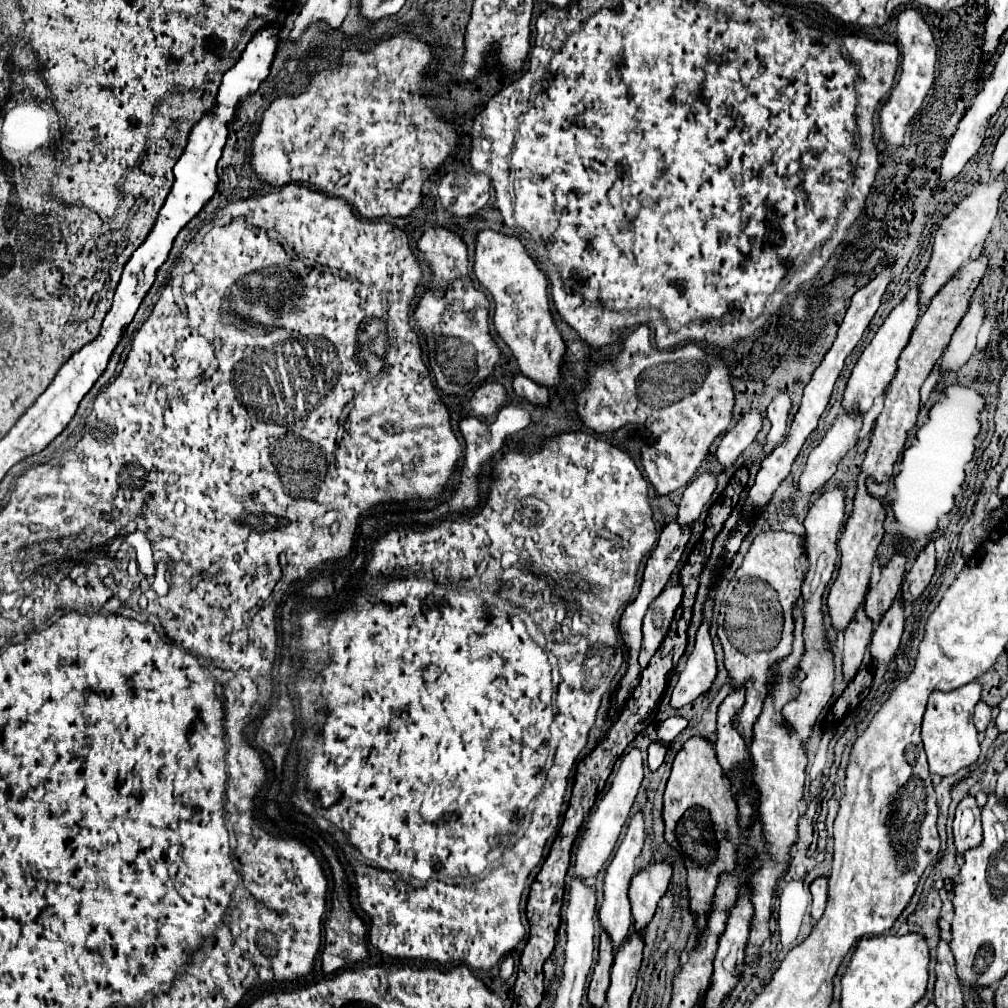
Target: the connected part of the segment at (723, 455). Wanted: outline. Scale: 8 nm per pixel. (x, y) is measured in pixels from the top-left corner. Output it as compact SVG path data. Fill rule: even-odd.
M755 411L745 413L741 417L741 421L723 435L723 439L715 451L715 457L721 463L721 467L723 469L731 467L735 463L735 459L741 455L741 451L747 449L749 443L757 437L759 431L761 431L761 415Z

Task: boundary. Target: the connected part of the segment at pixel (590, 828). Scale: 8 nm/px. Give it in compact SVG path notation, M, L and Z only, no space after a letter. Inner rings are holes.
M631 749L621 761L621 767L613 779L611 789L605 793L605 797L601 799L597 809L587 817L585 829L581 831L577 855L575 855L575 859L577 859L575 875L579 875L581 879L595 877L599 873L599 869L603 867L603 863L609 859L609 855L621 835L621 827L625 825L625 821L629 817L629 811L633 807L633 801L635 801L641 781L643 781L643 753L641 753L641 749Z

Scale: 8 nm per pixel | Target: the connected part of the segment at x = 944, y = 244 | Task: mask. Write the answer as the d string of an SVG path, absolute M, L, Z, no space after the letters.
M1003 175L997 179L991 179L987 183L981 183L965 201L961 201L957 205L955 211L951 211L945 217L945 221L937 229L937 235L933 241L933 253L931 253L929 265L919 283L921 285L921 313L925 311L925 305L929 305L929 301L937 295L937 289L941 289L941 285L945 285L945 281L949 281L951 273L957 271L961 265L965 265L965 261L969 261L971 253L977 253L983 247L983 243L993 227L993 221L997 217L999 197L1003 195L1005 187L1007 187L1007 181Z

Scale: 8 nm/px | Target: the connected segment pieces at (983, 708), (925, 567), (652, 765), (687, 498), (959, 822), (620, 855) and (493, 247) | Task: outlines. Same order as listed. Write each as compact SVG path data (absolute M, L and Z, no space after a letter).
M979 701L975 705L975 717L973 719L975 719L975 727L979 731L985 731L987 725L989 725L989 721L991 721L991 707L985 701Z
M929 543L921 553L919 557L915 559L911 571L907 573L905 581L903 581L903 587L901 587L901 601L905 605L917 601L921 597L921 593L925 591L925 587L929 585L931 577L935 573L935 547L933 543Z
M651 743L649 745L649 755L647 755L647 765L651 771L657 771L661 763L665 761L665 745L663 743Z
M703 473L699 477L695 477L685 493L683 493L683 499L679 503L679 517L677 517L677 523L683 527L683 529L691 529L695 525L695 521L701 517L705 505L709 503L713 491L715 491L715 477L709 475L709 473Z
M965 797L953 819L953 839L957 847L957 857L965 855L965 849L975 849L981 843L981 811L975 799Z
M637 813L631 823L629 823L629 829L627 829L627 835L625 839L621 841L617 853L613 855L609 867L607 867L607 873L605 873L605 885L603 885L603 891L605 891L605 897L603 897L603 903L601 903L601 909L599 909L599 921L601 921L601 927L605 933L609 933L609 939L613 943L613 947L621 945L621 941L625 941L625 937L629 937L629 929L633 925L633 917L631 917L631 905L629 905L629 897L627 897L627 891L629 891L629 885L631 885L631 879L635 877L635 859L639 857L641 853L641 847L643 847L643 841L645 841L645 825L643 825L643 815Z
M489 229L477 235L473 271L479 283L493 293L493 325L497 333L503 337L503 341L511 347L521 373L527 375L531 381L537 381L541 387L559 389L563 385L561 361L567 347L549 311L549 283L545 273L537 269L535 261L529 257L527 249L517 237L505 237Z

